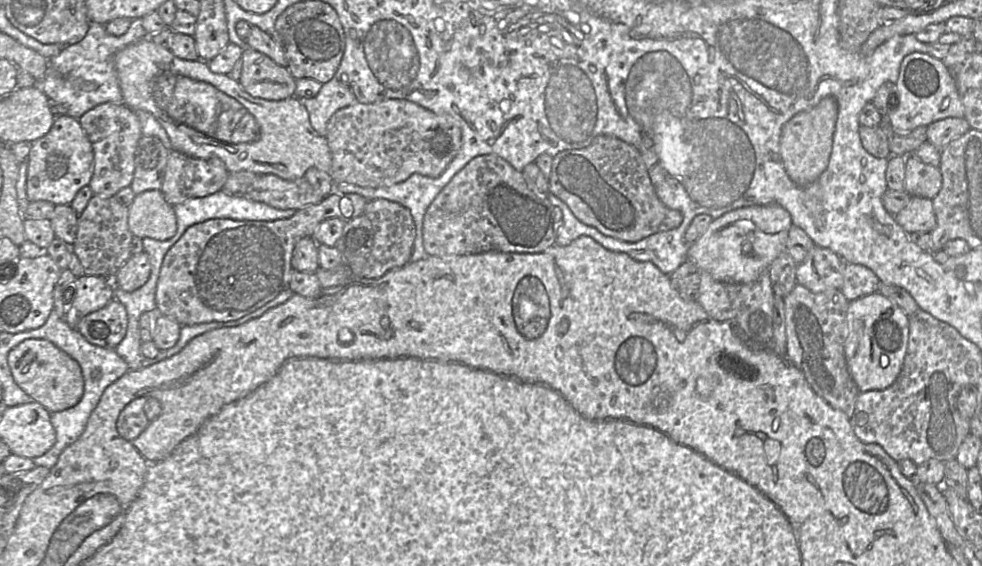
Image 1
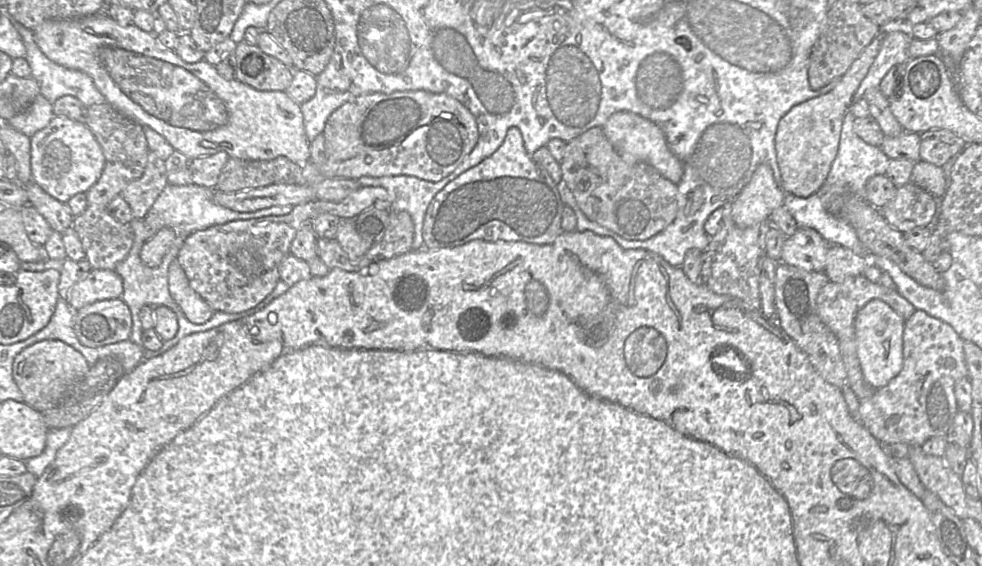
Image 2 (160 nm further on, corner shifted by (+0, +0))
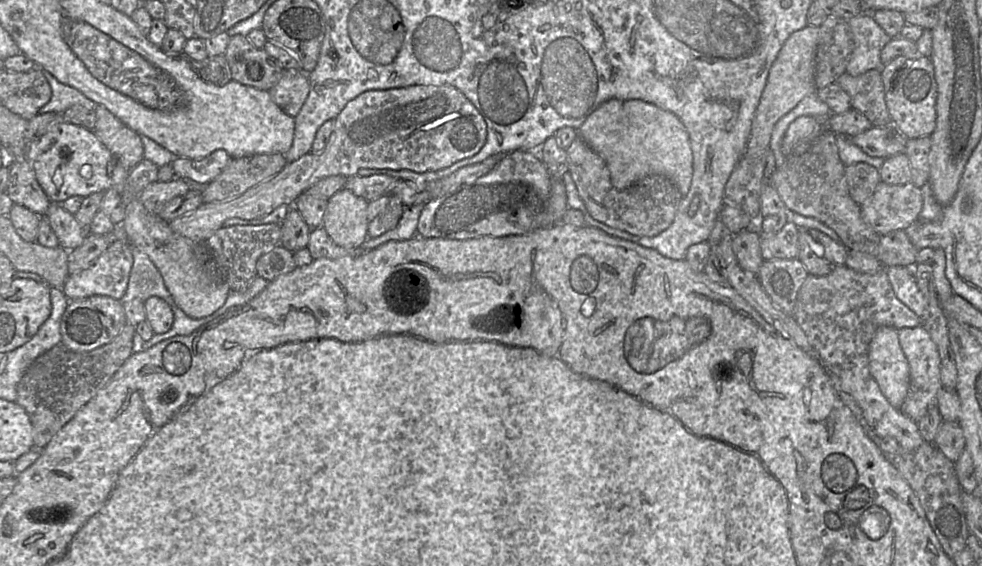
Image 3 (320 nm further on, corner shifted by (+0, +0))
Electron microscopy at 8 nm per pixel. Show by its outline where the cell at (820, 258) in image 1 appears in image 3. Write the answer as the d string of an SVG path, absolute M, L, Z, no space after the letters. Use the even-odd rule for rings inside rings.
M787 221L774 234L761 234L760 248L764 260L793 259L799 256L800 228L793 222Z

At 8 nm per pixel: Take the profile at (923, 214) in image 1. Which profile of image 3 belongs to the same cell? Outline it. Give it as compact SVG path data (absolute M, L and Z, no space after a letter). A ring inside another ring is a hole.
M912 181L892 185L880 182L874 194L861 205L863 219L879 234L905 230L923 207L921 188Z

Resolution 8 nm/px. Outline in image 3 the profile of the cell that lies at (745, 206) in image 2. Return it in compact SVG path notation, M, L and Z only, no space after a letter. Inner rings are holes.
M807 25L791 34L781 47L770 69L767 83L753 118L751 135L746 148L746 154L749 157L756 157L765 151L770 145L775 124L805 96L816 91L815 57L819 33L819 27Z

